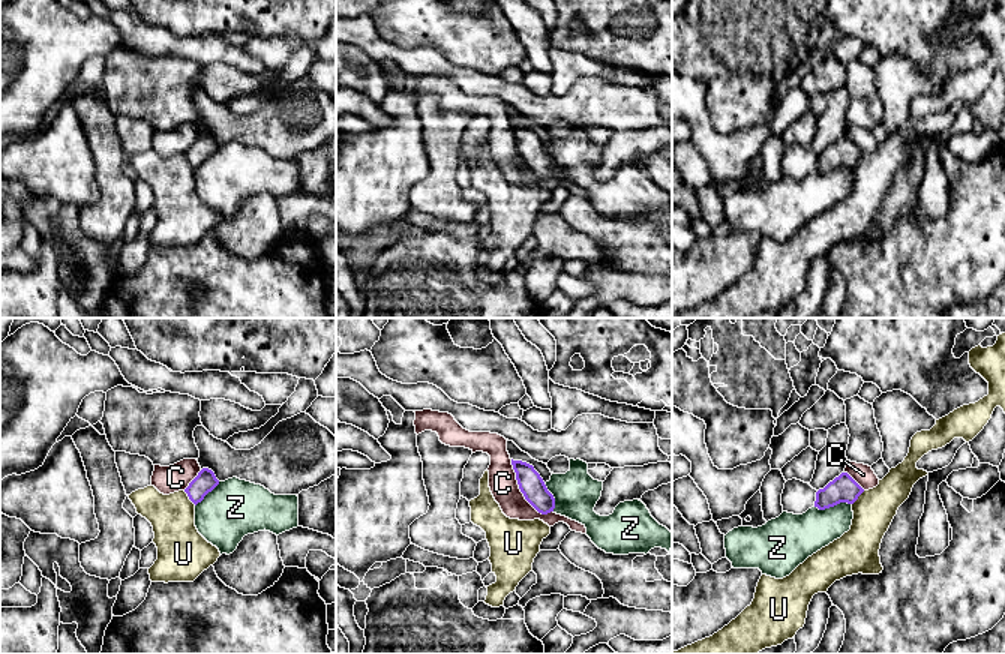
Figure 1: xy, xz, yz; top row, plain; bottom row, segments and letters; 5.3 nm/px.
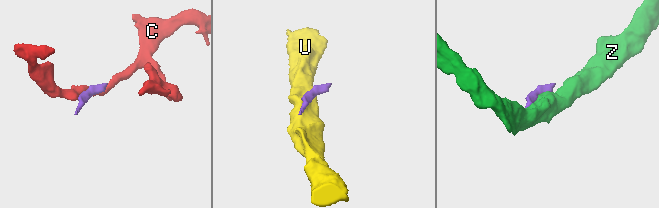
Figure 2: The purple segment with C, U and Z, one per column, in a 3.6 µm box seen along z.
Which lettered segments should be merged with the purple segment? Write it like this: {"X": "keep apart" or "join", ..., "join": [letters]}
{"C": "keep apart", "U": "keep apart", "Z": "keep apart", "join": []}

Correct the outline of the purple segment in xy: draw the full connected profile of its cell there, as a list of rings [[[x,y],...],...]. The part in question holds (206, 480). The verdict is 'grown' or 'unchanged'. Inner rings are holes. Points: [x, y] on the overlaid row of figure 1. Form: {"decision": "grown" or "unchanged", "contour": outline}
{"decision": "unchanged", "contour": [[[202,468],[198,476],[184,489],[189,500],[196,506],[204,496],[219,484],[214,472],[208,468]]]}

